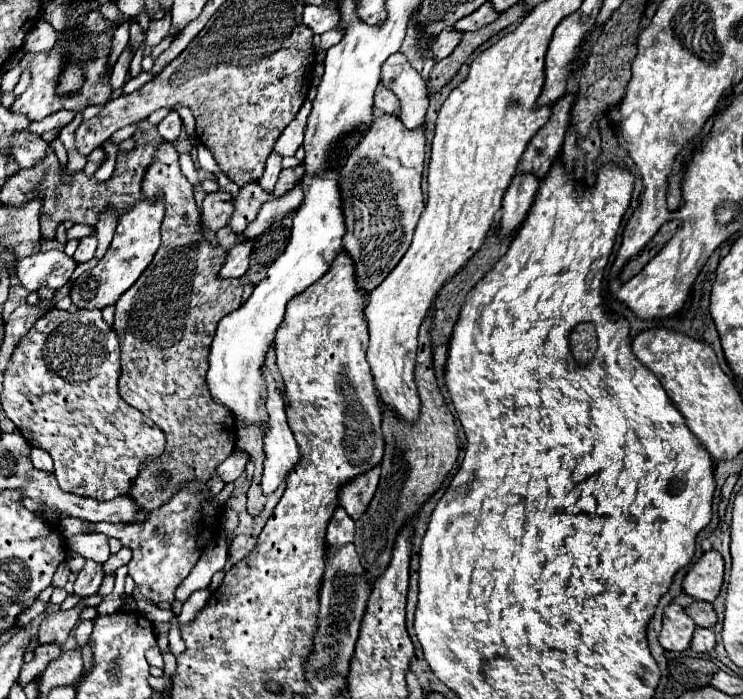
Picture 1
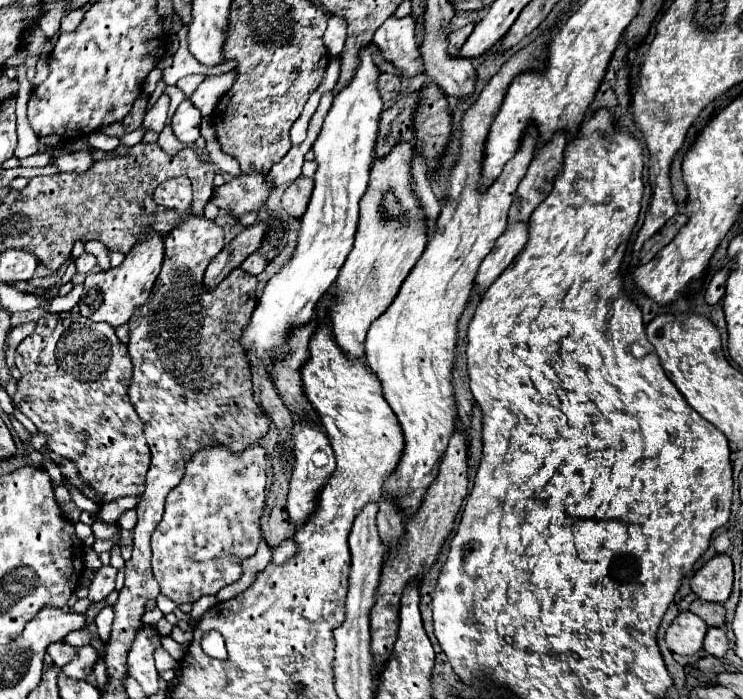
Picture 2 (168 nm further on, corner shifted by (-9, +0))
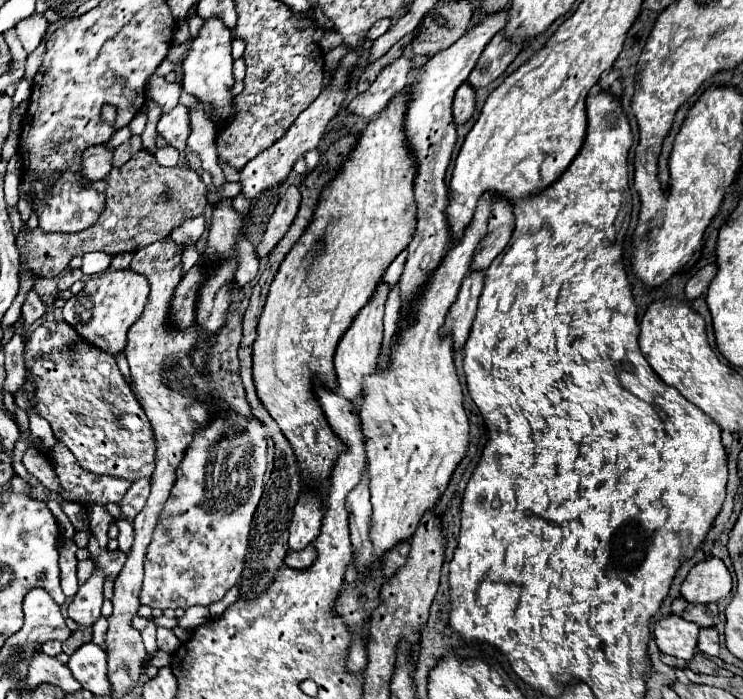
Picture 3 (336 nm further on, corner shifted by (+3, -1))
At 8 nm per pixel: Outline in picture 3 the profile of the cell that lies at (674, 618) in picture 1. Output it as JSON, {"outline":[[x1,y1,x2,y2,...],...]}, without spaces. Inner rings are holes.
{"outline":[[668,615,656,623,654,637,662,653,690,661,696,653,698,631,700,627,696,623,690,623,678,615]]}

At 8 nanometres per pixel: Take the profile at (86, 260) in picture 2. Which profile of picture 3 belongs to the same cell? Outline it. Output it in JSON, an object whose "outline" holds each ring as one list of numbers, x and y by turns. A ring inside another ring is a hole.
{"outline":[[72,269,72,271,68,271,60,281,58,281,58,291,66,291,66,289,70,289,78,279,82,279,84,277,84,273,80,271,80,269]]}

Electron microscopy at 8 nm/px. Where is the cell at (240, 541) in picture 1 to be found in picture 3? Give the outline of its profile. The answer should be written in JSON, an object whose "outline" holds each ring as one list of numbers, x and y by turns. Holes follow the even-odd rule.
{"outline":[[308,545,308,549,300,551,300,553,288,553,286,555,286,567,292,569,308,569,316,559,316,547]]}

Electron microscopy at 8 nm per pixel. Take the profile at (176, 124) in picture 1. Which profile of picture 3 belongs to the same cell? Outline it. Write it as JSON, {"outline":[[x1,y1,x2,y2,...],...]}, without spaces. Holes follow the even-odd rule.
{"outline":[[176,105,168,113,164,113,158,123,158,133,168,141,168,145,178,149,178,153,180,153,178,165,184,169,188,169,188,161,186,161,186,139,190,135,188,115,190,115,188,107]]}

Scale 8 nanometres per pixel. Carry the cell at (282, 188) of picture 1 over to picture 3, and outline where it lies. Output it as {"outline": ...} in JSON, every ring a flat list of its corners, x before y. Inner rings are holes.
{"outline":[[288,187,286,195,280,199,280,203,276,205,274,213,270,215,268,227,264,231,262,241,256,245,256,257,268,257,272,253,272,249,278,245,278,241,286,235,286,231,290,229,296,213,298,213,298,205,300,205,300,191,298,187]]}

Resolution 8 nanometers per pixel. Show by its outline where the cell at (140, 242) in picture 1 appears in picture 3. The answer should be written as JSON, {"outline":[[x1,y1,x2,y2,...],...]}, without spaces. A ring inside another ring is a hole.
{"outline":[[130,269,124,271,108,271,86,281,86,287,66,301,64,305,64,321,76,329,76,333,92,347,106,351,110,355,118,355,126,347,128,329,142,315,144,303,148,299,150,285,144,275,136,275]]}

